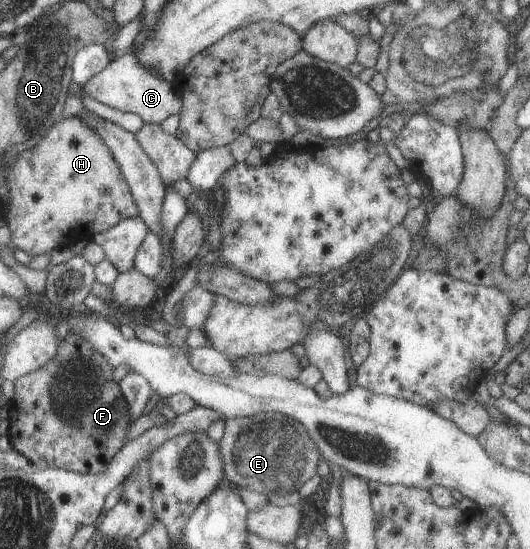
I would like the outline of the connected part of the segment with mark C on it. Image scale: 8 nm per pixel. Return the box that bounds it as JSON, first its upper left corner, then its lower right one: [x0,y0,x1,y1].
[81,51,181,124]

